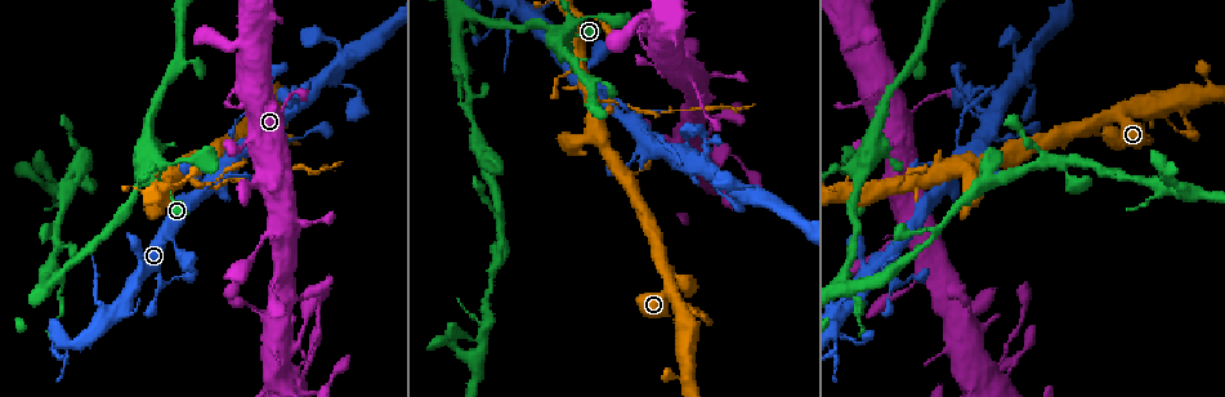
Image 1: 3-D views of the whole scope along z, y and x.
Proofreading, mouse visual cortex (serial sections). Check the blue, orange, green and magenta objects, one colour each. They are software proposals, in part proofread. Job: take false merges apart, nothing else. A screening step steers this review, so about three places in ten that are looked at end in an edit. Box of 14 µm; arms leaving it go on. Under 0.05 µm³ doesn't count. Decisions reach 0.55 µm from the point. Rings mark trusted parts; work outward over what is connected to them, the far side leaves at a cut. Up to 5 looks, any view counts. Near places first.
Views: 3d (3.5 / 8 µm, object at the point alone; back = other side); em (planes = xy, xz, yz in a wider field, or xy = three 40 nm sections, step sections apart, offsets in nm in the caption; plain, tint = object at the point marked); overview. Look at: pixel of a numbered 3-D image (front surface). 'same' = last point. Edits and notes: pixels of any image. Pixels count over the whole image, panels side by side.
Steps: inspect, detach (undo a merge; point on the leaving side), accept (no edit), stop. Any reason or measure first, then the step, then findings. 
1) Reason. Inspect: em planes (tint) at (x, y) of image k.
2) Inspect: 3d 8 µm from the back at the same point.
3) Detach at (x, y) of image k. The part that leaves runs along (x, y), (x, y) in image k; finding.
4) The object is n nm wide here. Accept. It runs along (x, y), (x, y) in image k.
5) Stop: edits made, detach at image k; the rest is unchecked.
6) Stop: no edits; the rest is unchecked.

Narrows sharply. Inspect: 3d 3.5 µm at (192, 182) of image 1.

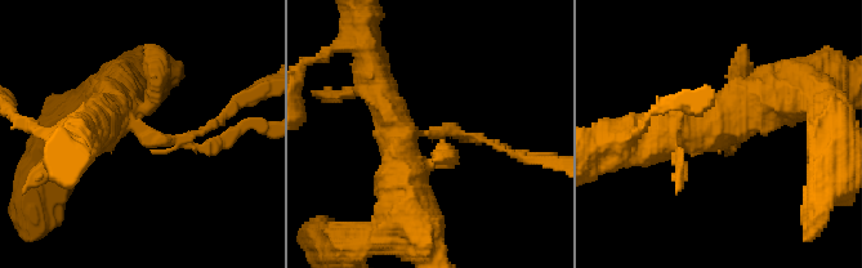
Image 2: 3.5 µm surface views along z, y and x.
3 arms meet here; the arms are 100, 450, 600 nm wide. Inspect: em xy step 5 (tint) at (423, 135) of image 2.

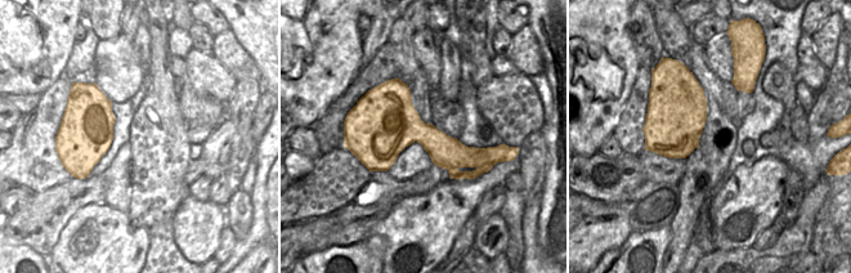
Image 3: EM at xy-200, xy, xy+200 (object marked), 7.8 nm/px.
Detach at (175, 141) of image 2. The part that leaves runs along (132, 126), (191, 146), (246, 126) in image 2; a second cell is stuck on.

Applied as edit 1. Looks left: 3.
Inspect: overview.

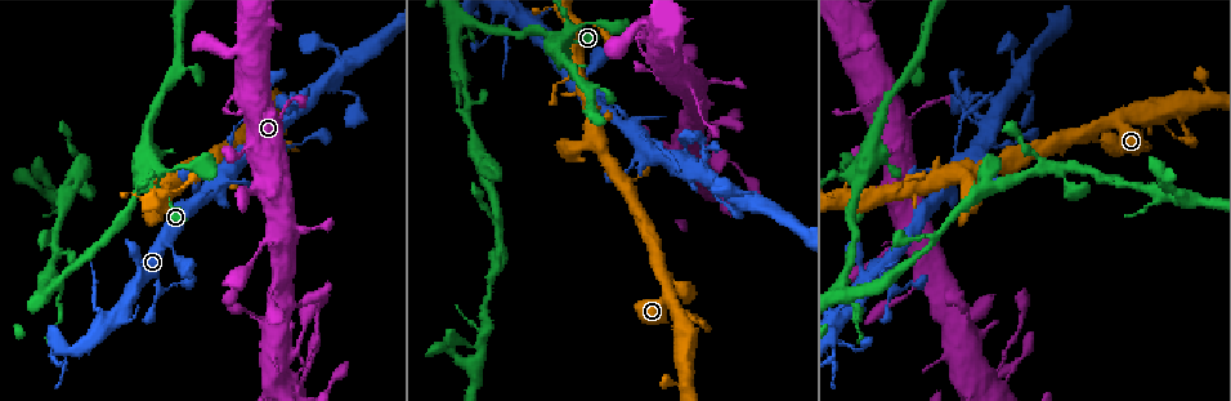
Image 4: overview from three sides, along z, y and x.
Four or more arms meet. Inspect: 3d 3.5 µm from the back at (150, 185) of image 4.

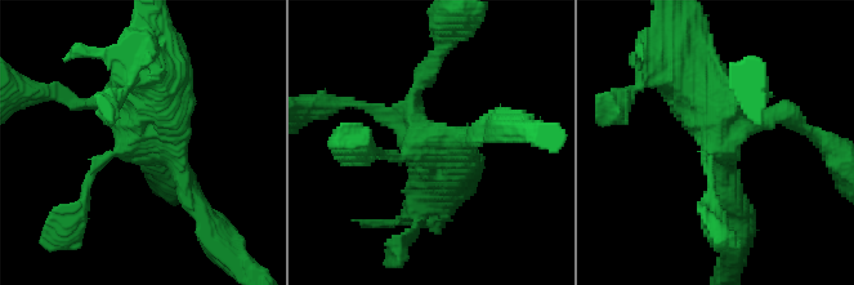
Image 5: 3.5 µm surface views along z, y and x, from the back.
Inspect: em xy step 2 (tint) at (719, 139) of image 5.

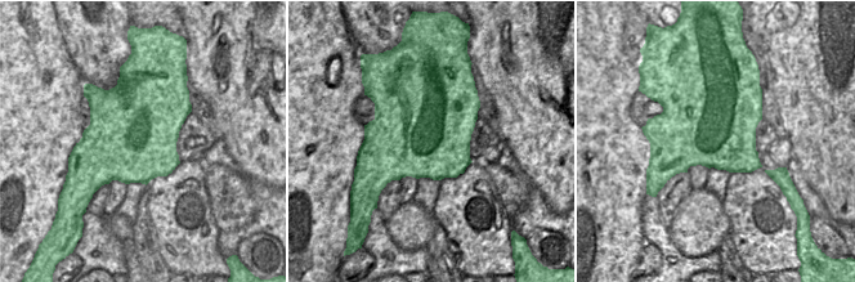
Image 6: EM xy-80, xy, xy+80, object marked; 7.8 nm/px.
The object is 800 nm wide here. Accept. It runs along (372, 151), (401, 157), (475, 134) in image 5; continuous, no second cell.

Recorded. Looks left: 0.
Stop: edits made, detach at image 2; the rest is unchecked.

